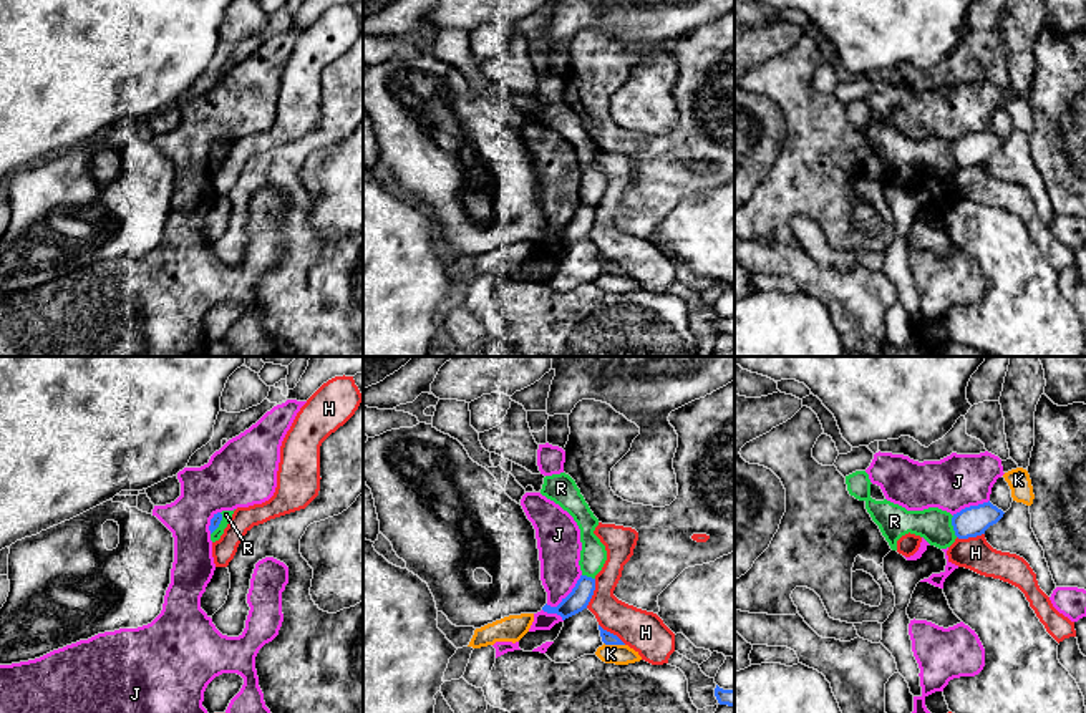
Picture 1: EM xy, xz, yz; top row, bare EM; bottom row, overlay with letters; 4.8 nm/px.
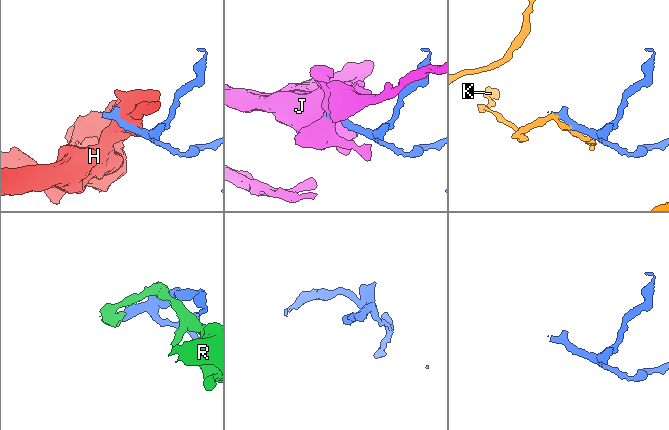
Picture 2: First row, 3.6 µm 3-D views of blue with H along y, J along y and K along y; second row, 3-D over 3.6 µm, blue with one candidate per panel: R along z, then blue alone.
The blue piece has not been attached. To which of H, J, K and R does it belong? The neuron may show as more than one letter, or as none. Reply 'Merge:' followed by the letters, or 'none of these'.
Merge: none of these

